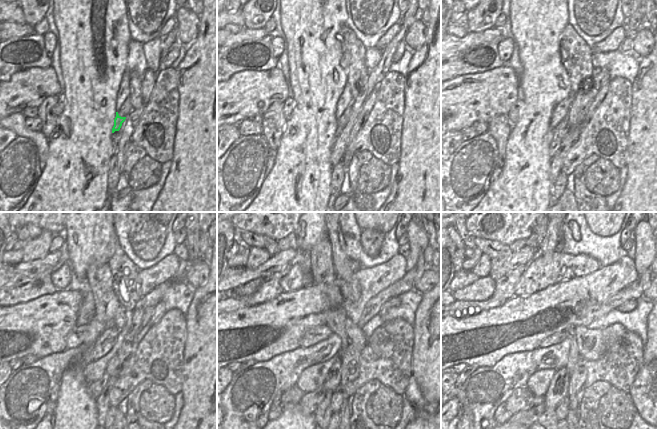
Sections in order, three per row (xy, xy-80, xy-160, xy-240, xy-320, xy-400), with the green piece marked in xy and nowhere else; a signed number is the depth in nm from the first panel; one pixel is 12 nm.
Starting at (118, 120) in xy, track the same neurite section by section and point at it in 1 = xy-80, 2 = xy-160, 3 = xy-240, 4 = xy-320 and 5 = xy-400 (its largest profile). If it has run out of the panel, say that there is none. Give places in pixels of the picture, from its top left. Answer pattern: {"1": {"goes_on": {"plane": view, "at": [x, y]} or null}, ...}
{"1": {"goes_on": {"plane": "xy-80", "at": [339, 129]}}, "2": {"goes_on": {"plane": "xy-160", "at": [555, 144]}}, "3": {"goes_on": {"plane": "xy-240", "at": [95, 388]}}, "4": {"goes_on": {"plane": "xy-320", "at": [310, 401]}}, "5": {"goes_on": {"plane": "xy-400", "at": [529, 415]}}}

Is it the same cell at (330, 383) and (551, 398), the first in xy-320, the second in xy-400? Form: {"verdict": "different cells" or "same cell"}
{"verdict": "same cell"}

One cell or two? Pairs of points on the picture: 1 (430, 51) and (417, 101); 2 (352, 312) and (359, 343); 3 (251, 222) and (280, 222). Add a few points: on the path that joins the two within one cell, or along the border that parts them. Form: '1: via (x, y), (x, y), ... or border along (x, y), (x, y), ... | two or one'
1: via (430, 63), (429, 89) | one
2: border along (347, 316), (356, 324) | two
3: via (258, 222), (266, 226), (273, 222) | one

